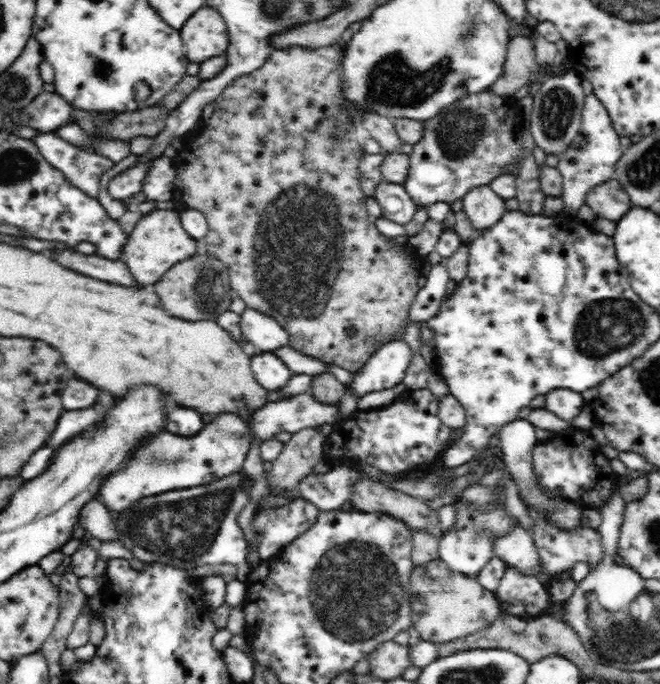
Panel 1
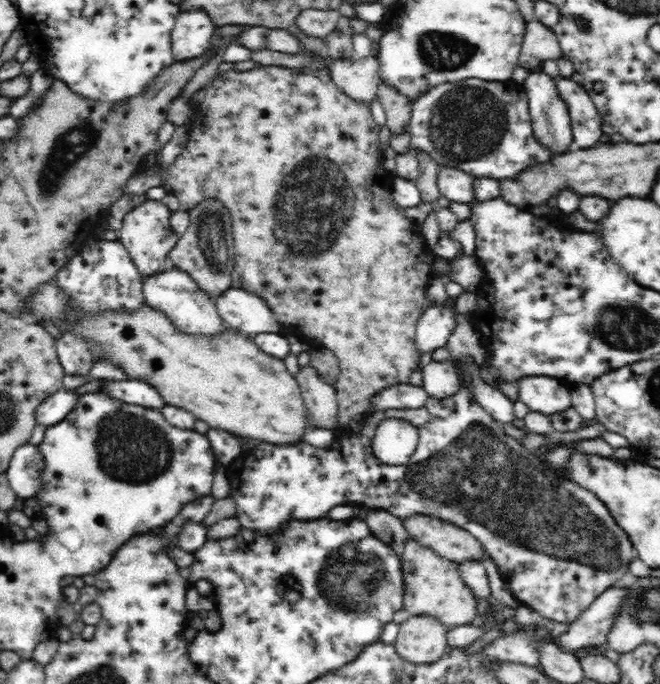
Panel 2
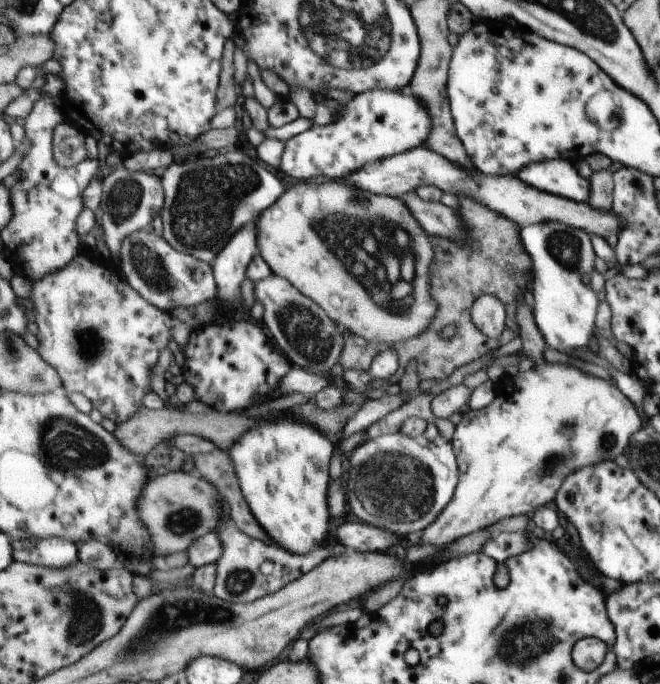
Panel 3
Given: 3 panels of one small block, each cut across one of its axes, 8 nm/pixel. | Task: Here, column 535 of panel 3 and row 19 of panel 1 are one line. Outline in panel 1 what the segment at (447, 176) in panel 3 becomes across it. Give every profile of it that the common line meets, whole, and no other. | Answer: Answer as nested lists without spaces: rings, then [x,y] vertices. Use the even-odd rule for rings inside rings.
[[[208,5],[192,13],[179,33],[185,55],[191,62],[204,62],[207,58],[224,53],[229,46],[227,24],[222,15]]]

